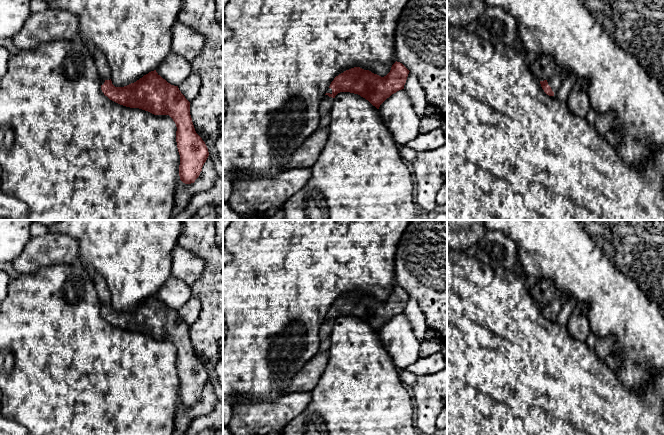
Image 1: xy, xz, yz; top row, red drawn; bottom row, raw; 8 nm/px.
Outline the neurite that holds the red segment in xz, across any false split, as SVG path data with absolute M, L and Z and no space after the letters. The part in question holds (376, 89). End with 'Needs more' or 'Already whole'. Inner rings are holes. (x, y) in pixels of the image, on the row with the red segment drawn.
M395 62L390 72L381 77L369 70L354 67L334 78L320 104L320 116L330 113L335 96L340 92L358 94L379 109L392 94L404 89L409 70Z. Needs more

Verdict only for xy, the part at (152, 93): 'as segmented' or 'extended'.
extended

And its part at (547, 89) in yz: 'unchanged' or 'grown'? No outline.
grown

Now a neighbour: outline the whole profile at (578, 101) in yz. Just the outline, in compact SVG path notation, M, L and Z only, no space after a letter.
M576 85L570 92L567 104L569 110L579 117L586 117L591 109L591 103L588 94L582 89L581 85Z

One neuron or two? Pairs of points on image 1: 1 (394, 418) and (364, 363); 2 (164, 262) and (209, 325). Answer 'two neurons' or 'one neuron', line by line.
1: one neuron
2: two neurons

